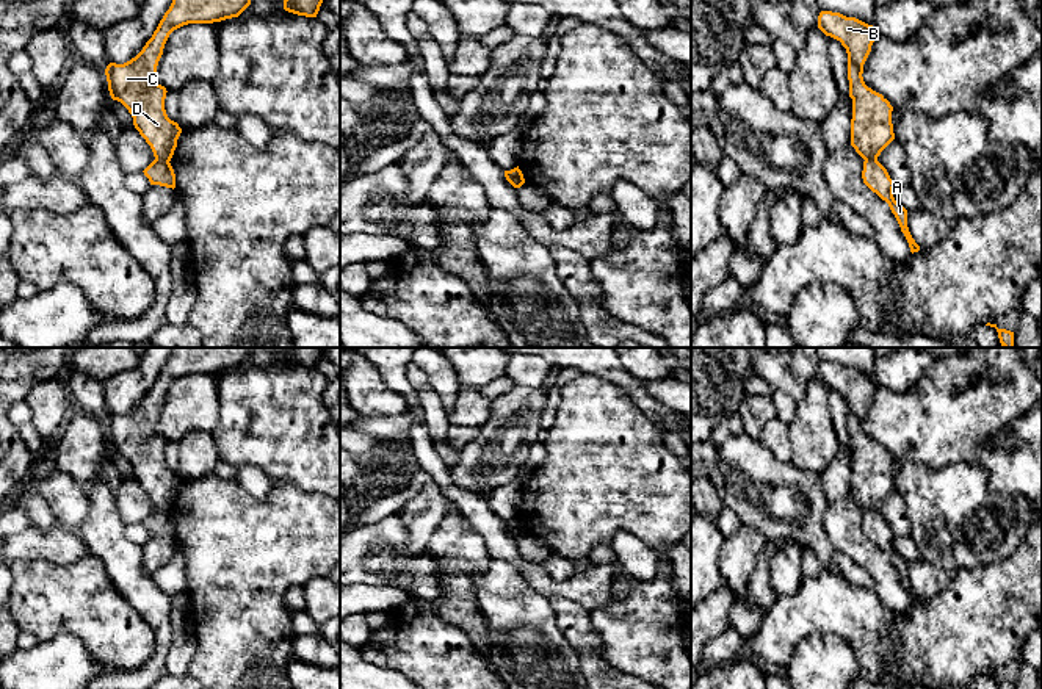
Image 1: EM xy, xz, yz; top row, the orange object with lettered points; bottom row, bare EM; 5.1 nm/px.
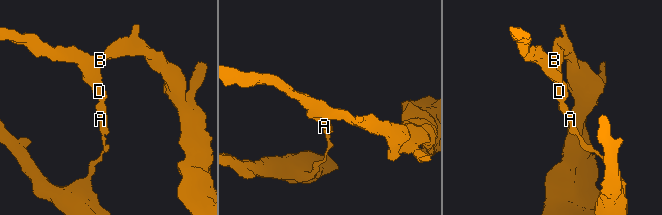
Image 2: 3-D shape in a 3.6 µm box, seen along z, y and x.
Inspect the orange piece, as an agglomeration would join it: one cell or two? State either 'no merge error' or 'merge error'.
merge error

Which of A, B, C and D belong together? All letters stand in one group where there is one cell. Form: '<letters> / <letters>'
A / B C D

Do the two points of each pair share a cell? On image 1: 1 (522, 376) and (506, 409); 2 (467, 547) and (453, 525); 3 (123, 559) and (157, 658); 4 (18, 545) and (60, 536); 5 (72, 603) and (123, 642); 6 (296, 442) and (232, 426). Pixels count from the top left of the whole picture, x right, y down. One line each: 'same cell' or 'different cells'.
1: different cells
2: same cell
3: same cell
4: same cell
5: same cell
6: same cell

